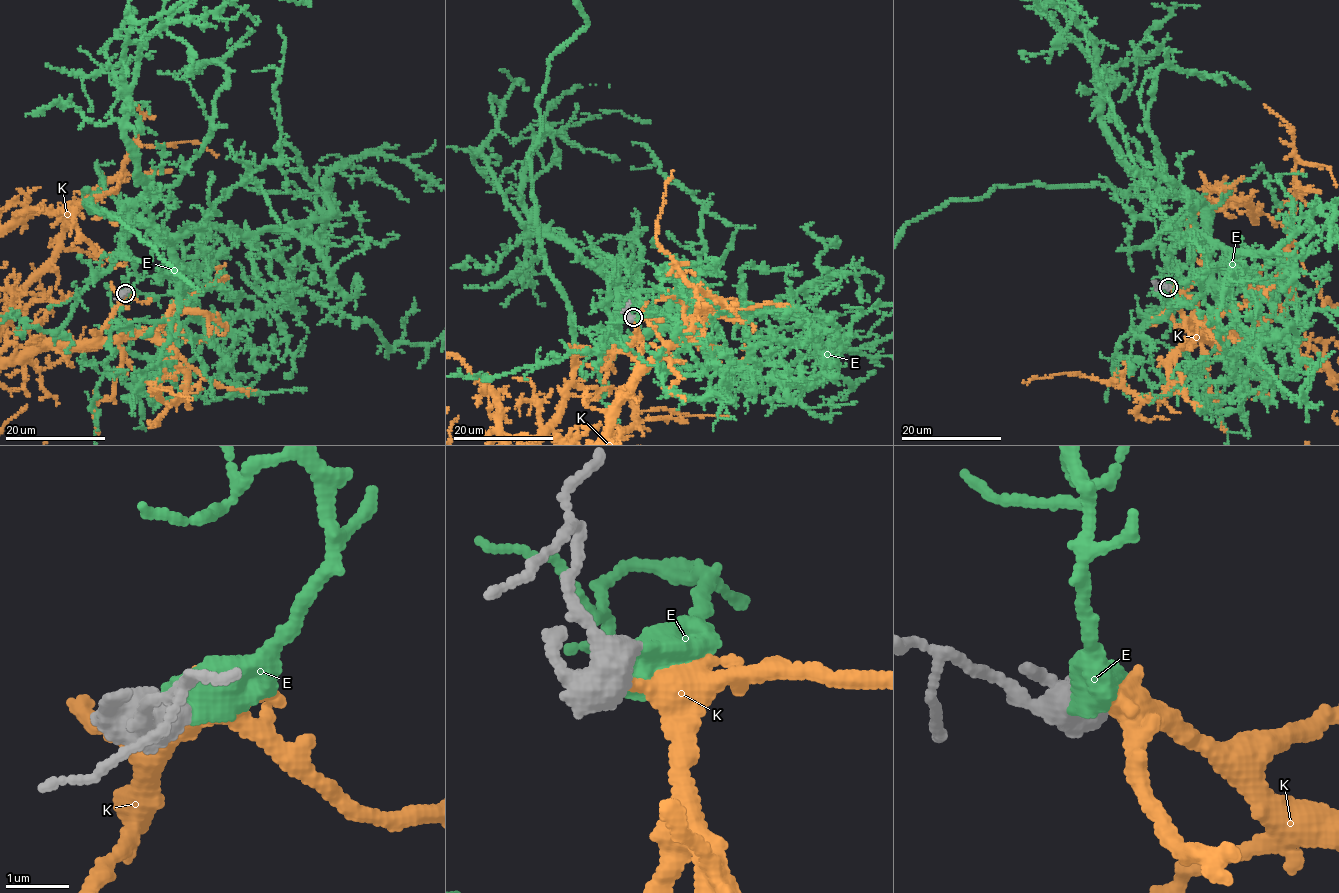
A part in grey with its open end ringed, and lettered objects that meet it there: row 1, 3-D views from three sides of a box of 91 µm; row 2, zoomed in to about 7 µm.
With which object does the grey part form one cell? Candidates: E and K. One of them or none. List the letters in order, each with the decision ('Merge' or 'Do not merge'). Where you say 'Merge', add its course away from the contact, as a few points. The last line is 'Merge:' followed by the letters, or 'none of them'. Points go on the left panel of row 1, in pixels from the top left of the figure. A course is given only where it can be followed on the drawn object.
E: Merge
K: Do not merge
Merge: E

